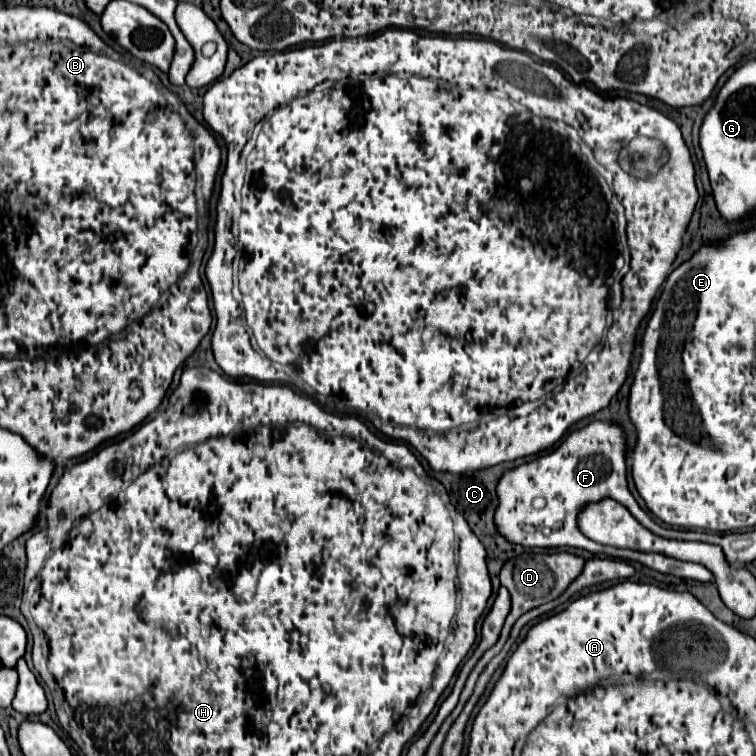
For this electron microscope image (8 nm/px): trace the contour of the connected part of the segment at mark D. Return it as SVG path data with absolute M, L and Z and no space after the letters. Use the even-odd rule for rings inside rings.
M524 552L524 554L508 560L504 564L502 572L500 572L500 582L502 582L502 586L508 588L508 592L512 596L512 610L510 610L510 616L504 622L504 628L502 628L500 636L508 636L514 622L524 612L528 612L532 608L538 608L538 606L542 606L546 602L556 600L570 586L570 582L574 582L582 574L584 564L586 564L584 558L568 554L568 552L554 552L554 554L548 554L548 552Z

